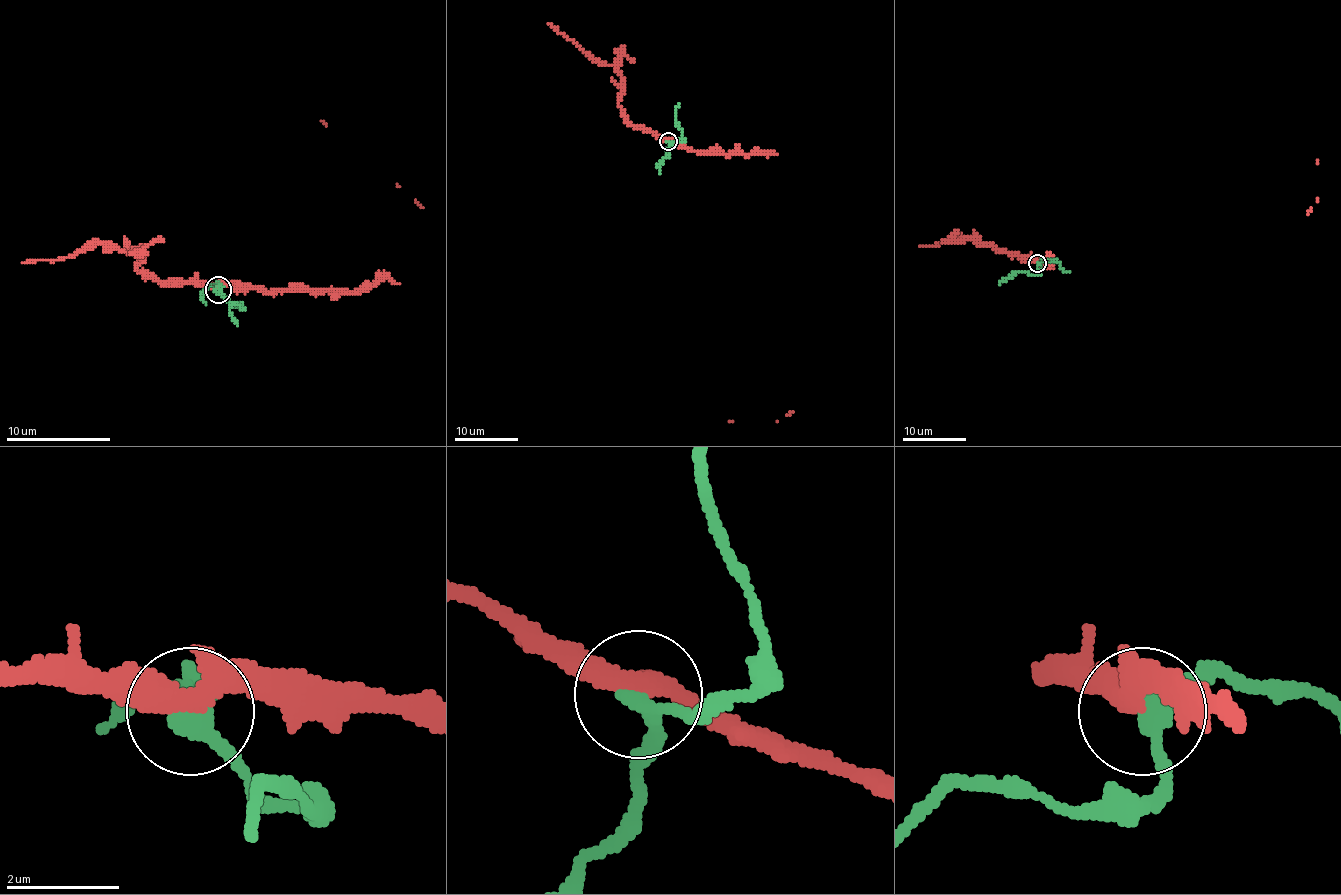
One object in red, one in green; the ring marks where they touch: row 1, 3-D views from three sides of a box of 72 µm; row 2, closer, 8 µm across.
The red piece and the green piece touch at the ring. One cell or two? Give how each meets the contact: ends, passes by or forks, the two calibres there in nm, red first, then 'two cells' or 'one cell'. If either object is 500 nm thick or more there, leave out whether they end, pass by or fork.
red forks | green passes by | 280/320 nm | two cells

